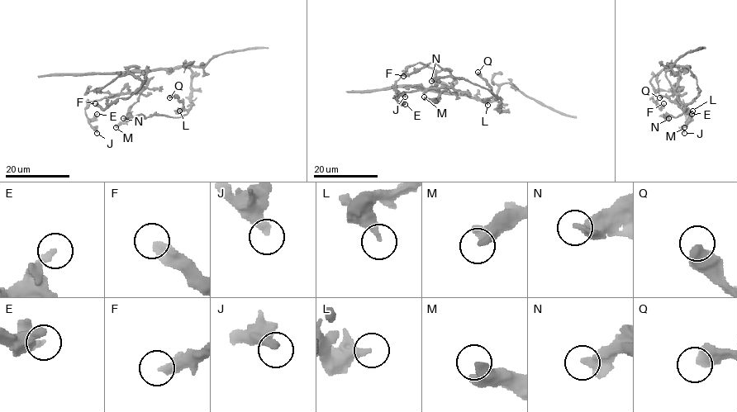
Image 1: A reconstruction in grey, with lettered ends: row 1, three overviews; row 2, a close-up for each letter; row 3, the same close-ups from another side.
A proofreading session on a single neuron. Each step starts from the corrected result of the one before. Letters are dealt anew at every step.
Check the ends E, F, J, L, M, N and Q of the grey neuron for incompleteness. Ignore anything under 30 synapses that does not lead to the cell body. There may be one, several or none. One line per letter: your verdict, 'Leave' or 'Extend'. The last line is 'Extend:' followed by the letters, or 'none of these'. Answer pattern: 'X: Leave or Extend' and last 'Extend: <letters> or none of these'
E: Leave
F: Leave
J: Leave
L: Leave
M: Leave
N: Leave
Q: Leave
Extend: none of these

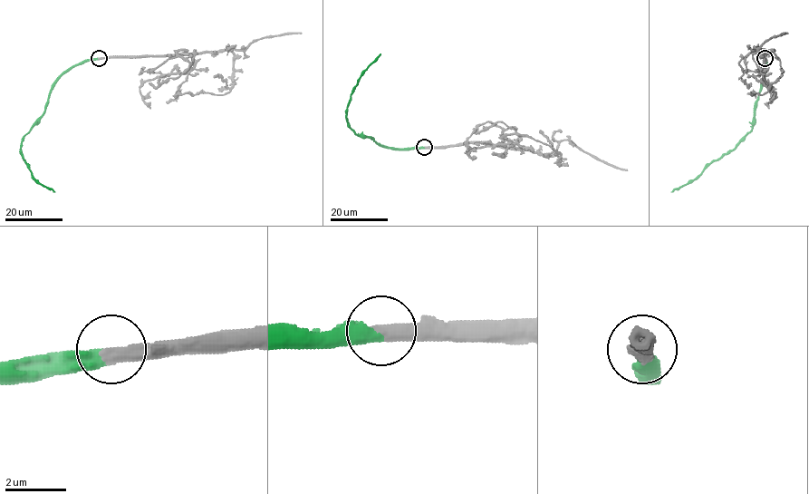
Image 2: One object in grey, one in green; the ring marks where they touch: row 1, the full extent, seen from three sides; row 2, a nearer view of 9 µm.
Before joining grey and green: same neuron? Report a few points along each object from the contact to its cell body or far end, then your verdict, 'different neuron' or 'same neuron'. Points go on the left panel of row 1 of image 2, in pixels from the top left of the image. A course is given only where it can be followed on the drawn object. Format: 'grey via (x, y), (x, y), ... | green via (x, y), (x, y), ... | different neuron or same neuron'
grey via (99, 58), (226, 50), (233, 53), (234, 85), (229, 92), (223, 94), (173, 96) | green via (99, 58), (73, 65), (60, 78), (51, 91), (45, 112), (22, 142), (22, 156), (33, 177), (54, 192) | same neuron

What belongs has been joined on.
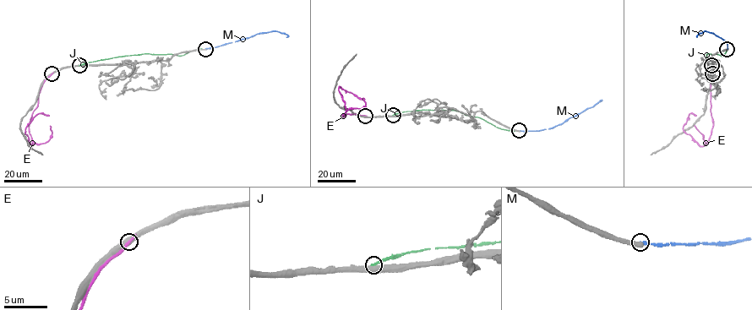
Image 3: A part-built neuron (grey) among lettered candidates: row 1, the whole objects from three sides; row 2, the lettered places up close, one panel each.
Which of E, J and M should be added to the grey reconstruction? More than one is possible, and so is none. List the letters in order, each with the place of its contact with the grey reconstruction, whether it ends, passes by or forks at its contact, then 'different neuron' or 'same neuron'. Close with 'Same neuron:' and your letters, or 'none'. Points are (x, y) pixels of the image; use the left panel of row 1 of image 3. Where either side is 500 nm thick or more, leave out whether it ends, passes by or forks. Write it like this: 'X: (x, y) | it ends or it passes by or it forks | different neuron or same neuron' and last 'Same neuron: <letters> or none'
E: (51, 73) | different neuron
J: (79, 65) | different neuron
M: (205, 49) | it ends | different neuron
Same neuron: none

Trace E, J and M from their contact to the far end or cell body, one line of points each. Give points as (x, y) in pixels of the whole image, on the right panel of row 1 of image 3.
E: (712, 73), (711, 111), (713, 123), (708, 141), (703, 146), (683, 131), (683, 127), (689, 113), (696, 116)
J: (711, 65), (706, 55), (723, 56), (727, 48)
M: (727, 49), (725, 41), (715, 34), (704, 31), (696, 37)

